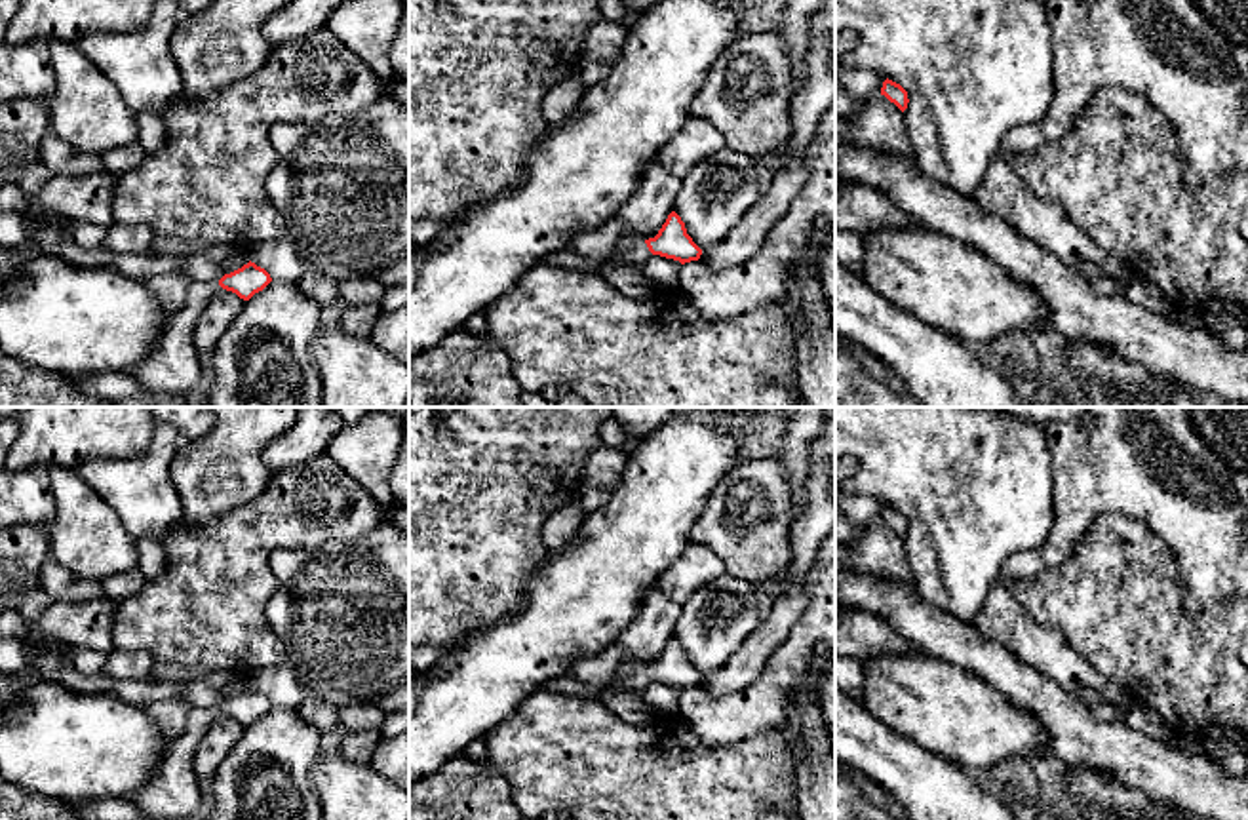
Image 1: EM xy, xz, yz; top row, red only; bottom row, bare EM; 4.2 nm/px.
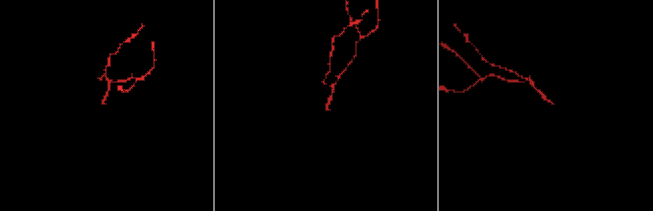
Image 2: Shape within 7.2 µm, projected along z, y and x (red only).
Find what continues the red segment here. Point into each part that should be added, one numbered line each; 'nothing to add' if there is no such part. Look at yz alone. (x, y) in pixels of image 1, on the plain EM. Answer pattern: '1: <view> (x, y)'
nothing to add

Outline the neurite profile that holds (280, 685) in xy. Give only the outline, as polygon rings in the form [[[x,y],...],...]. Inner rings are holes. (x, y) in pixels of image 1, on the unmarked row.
[[[287,664],[251,674],[249,687],[264,694],[272,706],[297,708],[304,698],[297,674]]]

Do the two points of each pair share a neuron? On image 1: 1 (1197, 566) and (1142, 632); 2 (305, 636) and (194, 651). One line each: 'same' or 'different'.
1: different
2: different

